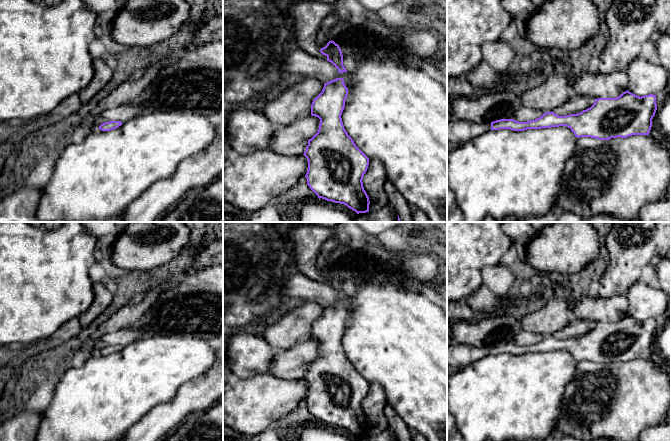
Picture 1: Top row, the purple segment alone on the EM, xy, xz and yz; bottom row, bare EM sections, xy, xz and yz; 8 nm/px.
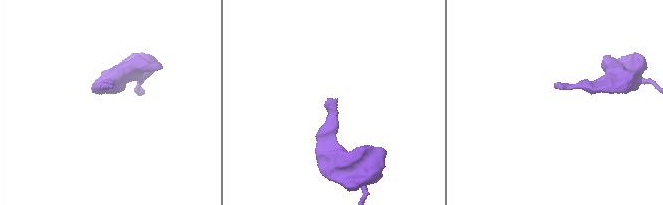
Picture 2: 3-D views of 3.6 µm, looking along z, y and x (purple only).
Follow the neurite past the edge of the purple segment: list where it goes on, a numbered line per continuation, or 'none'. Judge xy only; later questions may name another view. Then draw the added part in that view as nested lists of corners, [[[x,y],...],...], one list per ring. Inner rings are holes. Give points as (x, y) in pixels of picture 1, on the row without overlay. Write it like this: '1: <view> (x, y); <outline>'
none

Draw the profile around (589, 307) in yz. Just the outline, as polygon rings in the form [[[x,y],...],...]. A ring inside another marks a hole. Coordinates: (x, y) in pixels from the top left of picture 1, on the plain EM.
[[[582,295],[570,309],[579,319],[598,322],[616,322],[628,314],[626,295],[600,298],[596,295]]]

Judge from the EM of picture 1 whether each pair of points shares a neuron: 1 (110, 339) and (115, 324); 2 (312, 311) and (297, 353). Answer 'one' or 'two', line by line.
1: two
2: two

